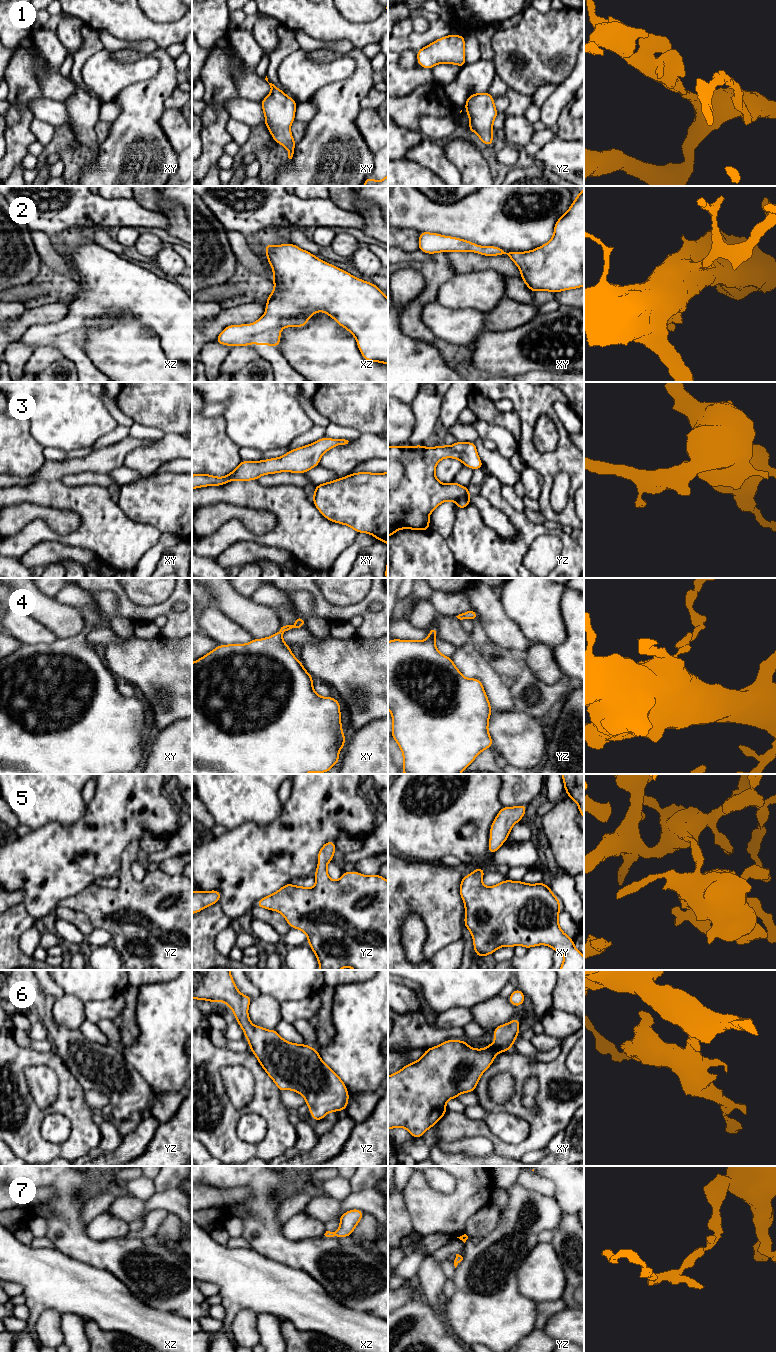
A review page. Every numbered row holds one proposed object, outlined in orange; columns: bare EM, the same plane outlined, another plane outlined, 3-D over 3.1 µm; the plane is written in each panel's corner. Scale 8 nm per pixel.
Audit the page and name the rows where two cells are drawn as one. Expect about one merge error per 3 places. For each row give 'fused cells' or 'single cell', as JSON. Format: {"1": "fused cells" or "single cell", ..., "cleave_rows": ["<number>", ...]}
{"1": "single cell", "2": "single cell", "3": "single cell", "4": "single cell", "5": "single cell", "6": "single cell", "7": "single cell", "cleave_rows": []}

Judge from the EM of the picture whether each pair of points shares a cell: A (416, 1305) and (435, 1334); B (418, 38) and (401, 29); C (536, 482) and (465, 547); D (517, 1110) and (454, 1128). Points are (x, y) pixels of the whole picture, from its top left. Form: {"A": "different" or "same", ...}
{"A": "same", "B": "different", "C": "different", "D": "same"}

